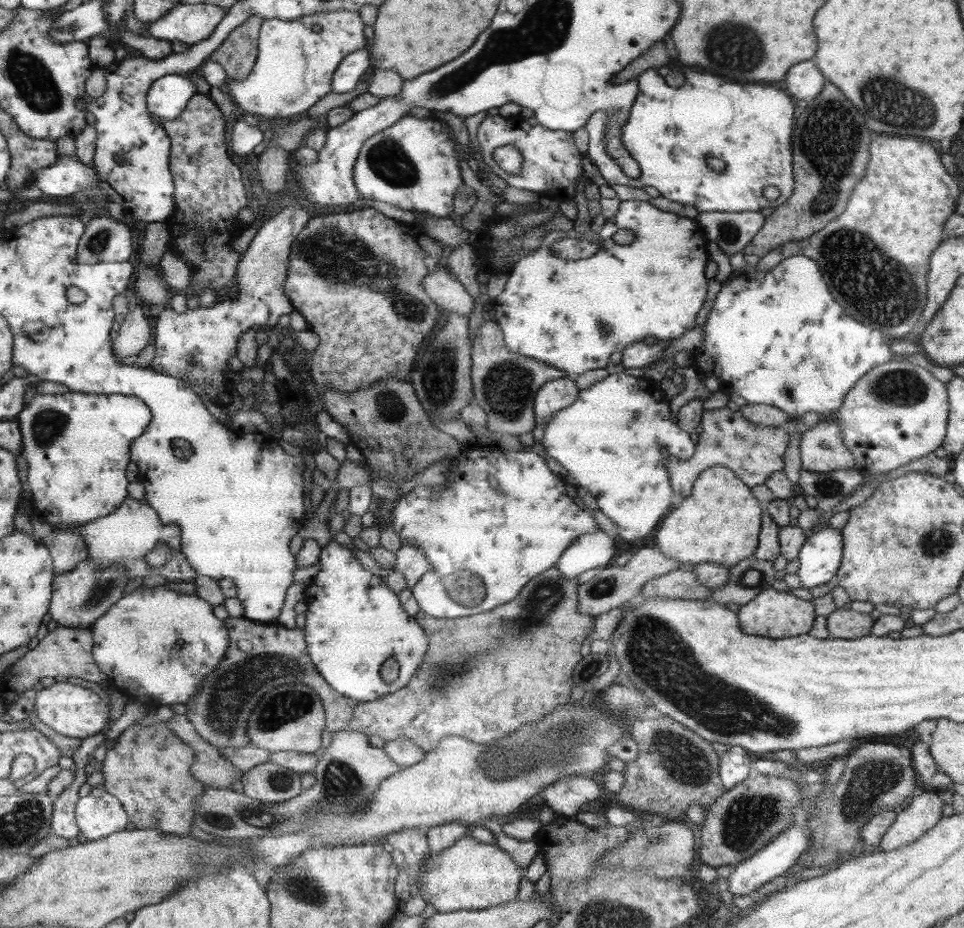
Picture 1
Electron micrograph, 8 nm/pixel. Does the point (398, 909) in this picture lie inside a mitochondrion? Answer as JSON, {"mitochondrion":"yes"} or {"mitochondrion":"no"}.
{"mitochondrion":"no"}

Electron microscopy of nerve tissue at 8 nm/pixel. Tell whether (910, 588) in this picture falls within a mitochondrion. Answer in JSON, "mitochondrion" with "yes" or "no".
{"mitochondrion":"no"}

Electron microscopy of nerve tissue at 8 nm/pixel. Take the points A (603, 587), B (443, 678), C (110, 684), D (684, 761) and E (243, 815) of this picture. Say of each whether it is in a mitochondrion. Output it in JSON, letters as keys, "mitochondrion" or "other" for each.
{"A":"mitochondrion","B":"mitochondrion","C":"other","D":"mitochondrion","E":"mitochondrion"}

